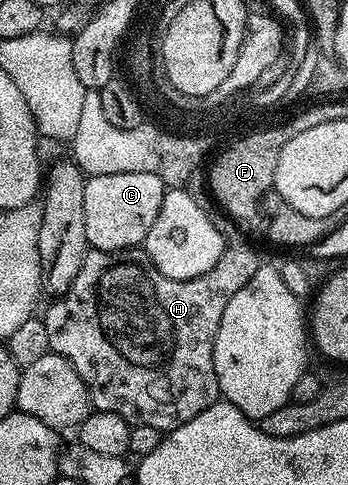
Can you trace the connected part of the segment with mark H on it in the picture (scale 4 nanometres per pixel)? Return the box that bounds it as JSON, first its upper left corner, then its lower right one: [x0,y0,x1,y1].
[41,245,261,433]

